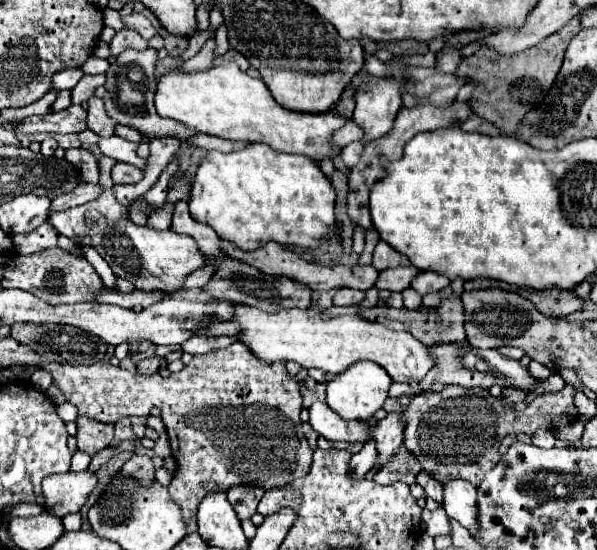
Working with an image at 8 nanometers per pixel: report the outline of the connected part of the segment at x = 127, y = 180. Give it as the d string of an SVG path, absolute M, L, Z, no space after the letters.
M115 162L113 170L111 170L111 178L115 184L135 184L139 182L143 176L143 172L131 164L125 162Z

